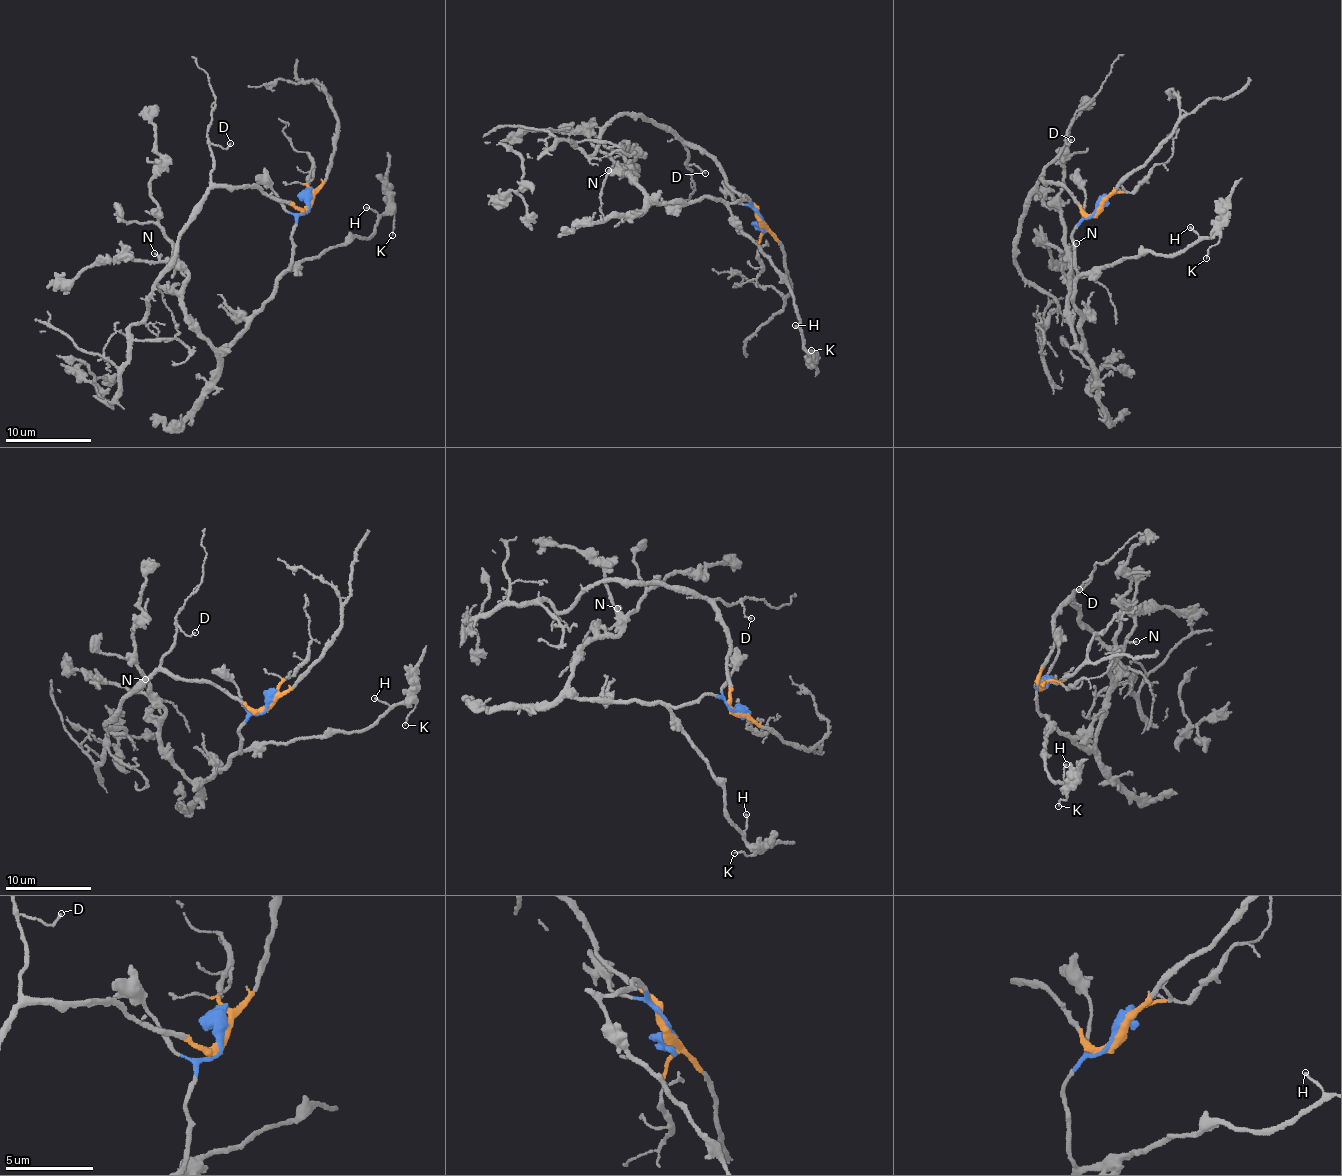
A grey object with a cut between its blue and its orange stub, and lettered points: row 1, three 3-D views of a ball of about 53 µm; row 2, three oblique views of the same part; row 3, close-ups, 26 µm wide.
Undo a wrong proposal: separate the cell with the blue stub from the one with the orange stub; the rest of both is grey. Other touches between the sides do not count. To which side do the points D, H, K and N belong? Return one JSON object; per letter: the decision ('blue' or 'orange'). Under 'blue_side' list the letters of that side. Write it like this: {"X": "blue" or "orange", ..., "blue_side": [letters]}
{"D": "orange", "H": "blue", "K": "blue", "N": "blue", "blue_side": ["H", "K", "N"]}

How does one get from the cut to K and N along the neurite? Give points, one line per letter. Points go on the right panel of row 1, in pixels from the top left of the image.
K: (1099, 209), (1072, 236), (1074, 266), (1080, 274), (1145, 252), (1184, 252), (1218, 234), (1220, 240), (1207, 258)
N: (1099, 209), (1072, 236), (1078, 276), (1072, 302), (1085, 340), (1079, 345), (1068, 303), (1067, 250), (1077, 242)

